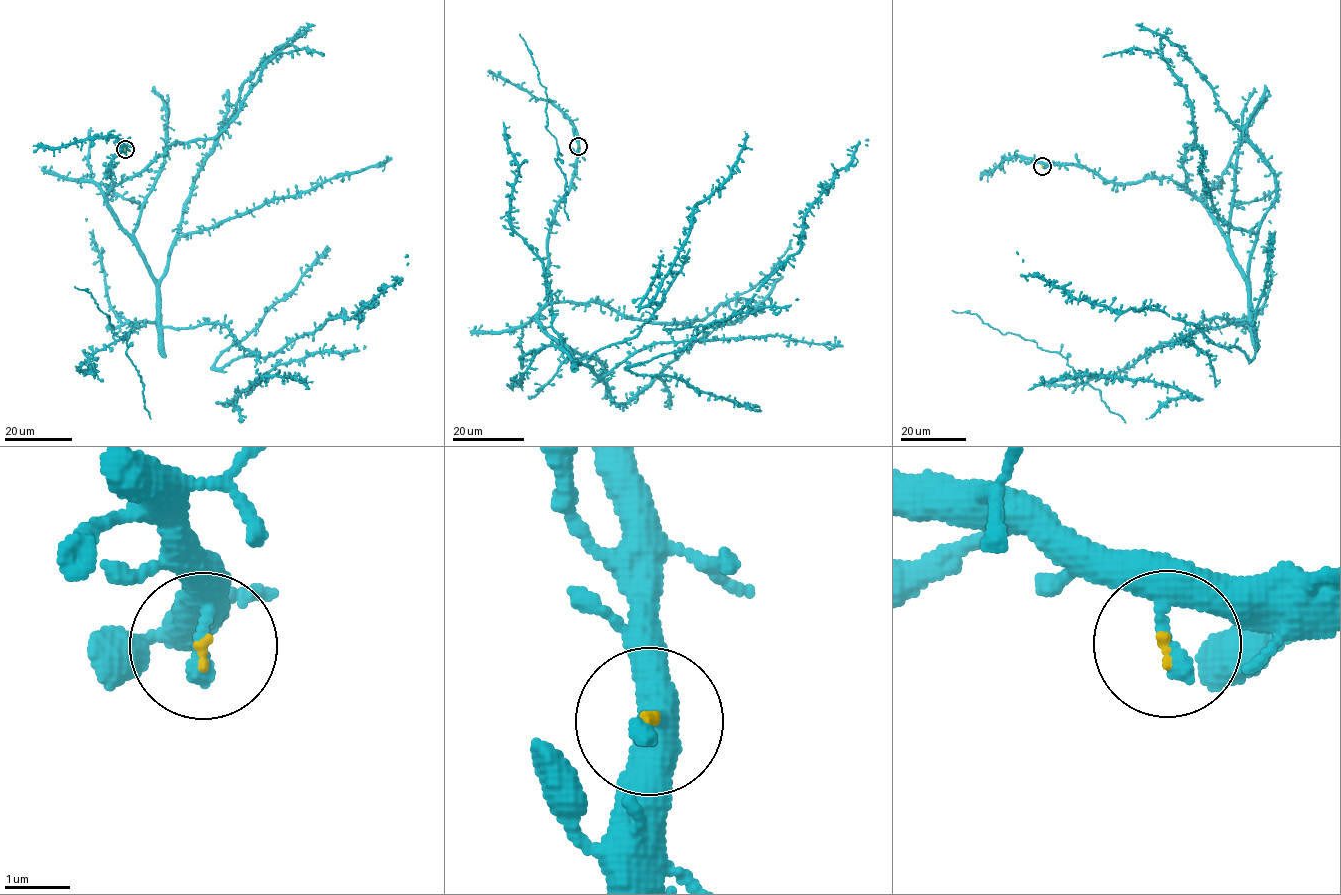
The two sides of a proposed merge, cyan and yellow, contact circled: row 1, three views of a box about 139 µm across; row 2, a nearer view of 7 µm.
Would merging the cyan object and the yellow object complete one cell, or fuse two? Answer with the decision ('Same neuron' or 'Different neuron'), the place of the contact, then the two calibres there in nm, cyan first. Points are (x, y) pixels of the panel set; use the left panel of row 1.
Same neuron. Place: (125, 149). Thickness 360 nm (cyan) against 70 nm

